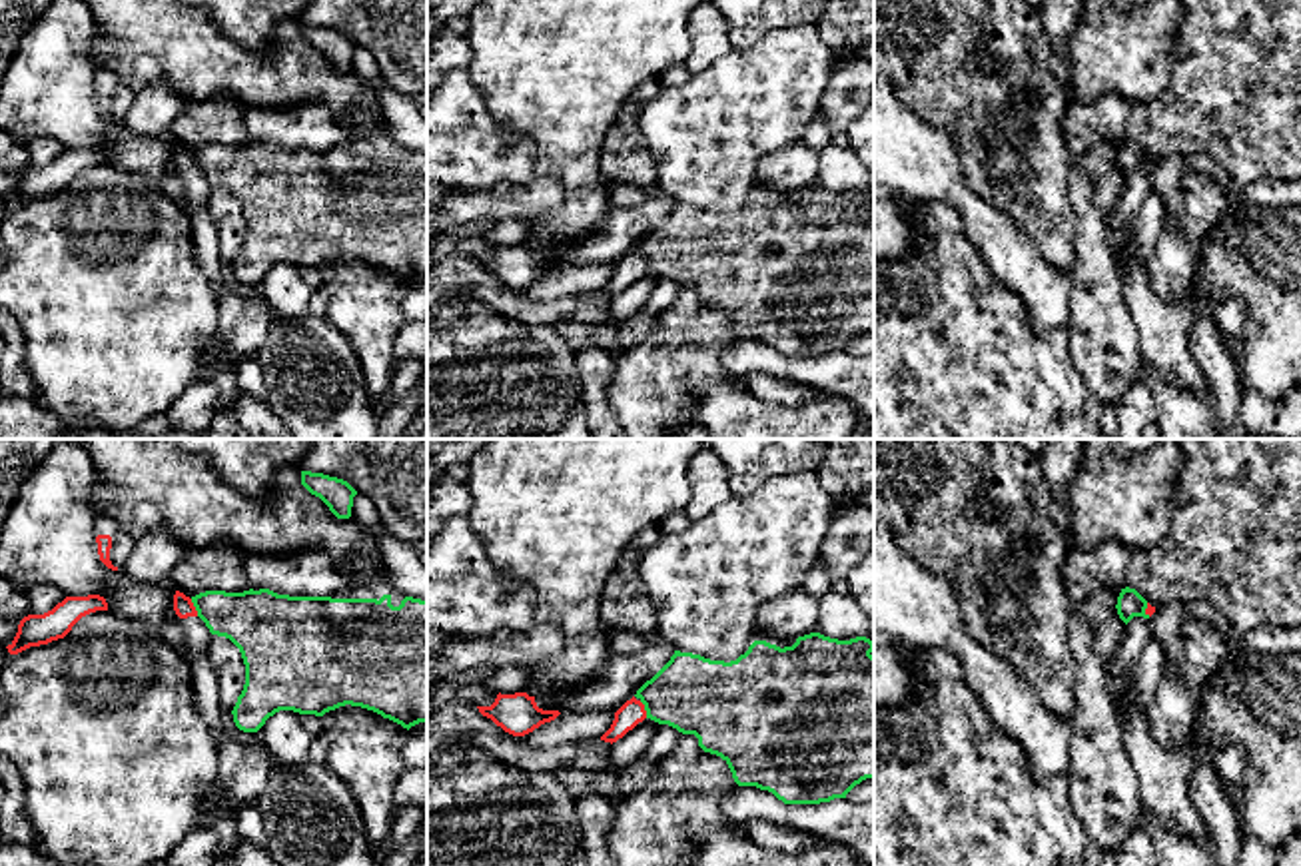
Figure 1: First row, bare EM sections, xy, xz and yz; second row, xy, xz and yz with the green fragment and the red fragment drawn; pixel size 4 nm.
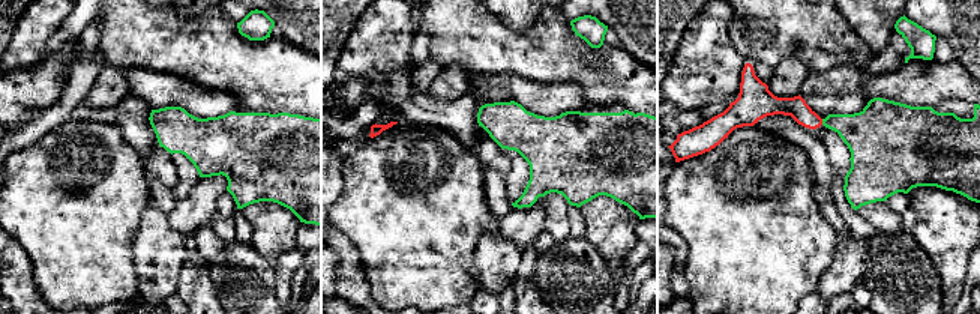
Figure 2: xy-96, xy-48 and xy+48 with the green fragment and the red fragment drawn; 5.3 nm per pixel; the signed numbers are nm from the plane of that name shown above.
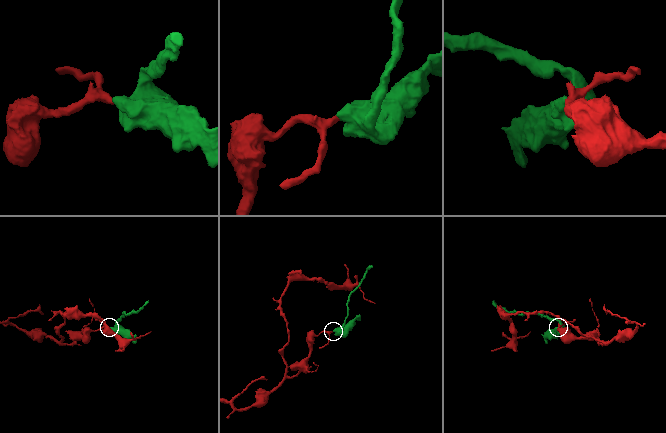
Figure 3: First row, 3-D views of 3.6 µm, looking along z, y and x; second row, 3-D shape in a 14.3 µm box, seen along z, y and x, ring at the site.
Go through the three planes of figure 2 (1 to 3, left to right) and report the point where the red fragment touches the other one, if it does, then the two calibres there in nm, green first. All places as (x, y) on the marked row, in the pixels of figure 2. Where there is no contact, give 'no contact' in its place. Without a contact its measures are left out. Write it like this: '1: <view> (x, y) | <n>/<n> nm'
1: no contact
2: no contact
3: xy+48 (823, 122) | 260/120 nm

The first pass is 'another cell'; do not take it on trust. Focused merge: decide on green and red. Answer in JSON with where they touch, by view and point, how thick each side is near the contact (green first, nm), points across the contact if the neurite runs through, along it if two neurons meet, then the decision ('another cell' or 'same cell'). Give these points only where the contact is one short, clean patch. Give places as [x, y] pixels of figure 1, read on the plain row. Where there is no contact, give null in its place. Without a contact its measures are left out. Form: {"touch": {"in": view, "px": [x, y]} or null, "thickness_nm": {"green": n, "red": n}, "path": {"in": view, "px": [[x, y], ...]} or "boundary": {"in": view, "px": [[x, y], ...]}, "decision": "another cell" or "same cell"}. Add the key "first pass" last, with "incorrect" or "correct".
{"touch": {"in": "xy", "px": [194, 158]}, "thickness_nm": {"green": 240, "red": 80}, "boundary": {"in": "xy", "px": [[190, 152], [198, 168]]}, "decision": "another cell", "first pass": "correct"}

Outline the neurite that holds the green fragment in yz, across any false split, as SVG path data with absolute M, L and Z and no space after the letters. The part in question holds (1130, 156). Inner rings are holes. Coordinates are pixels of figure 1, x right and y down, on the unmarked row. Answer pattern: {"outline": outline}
{"outline": "M1129 140L1121 142L1115 162L1117 162L1119 172L1125 178L1133 170L1149 172L1149 168L1145 166L1147 154L1135 142L1129 142Z"}

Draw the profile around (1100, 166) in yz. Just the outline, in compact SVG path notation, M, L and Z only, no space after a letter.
M1099 146L1082 158L1084 172L1091 182L1091 202L1105 217L1113 212L1125 188L1125 176L1115 162L1119 146Z

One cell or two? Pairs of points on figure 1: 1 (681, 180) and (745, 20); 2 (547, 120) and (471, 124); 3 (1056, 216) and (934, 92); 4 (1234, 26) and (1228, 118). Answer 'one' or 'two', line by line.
1: two
2: two
3: one
4: one

